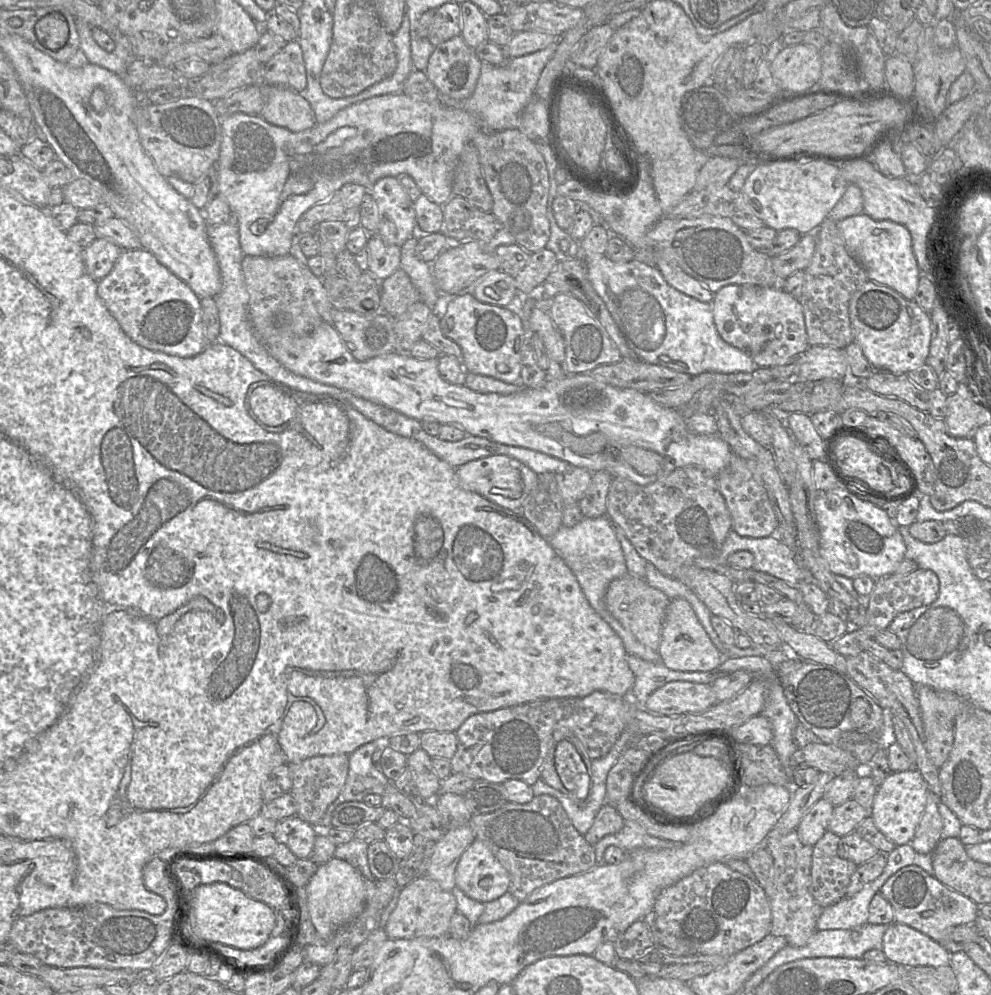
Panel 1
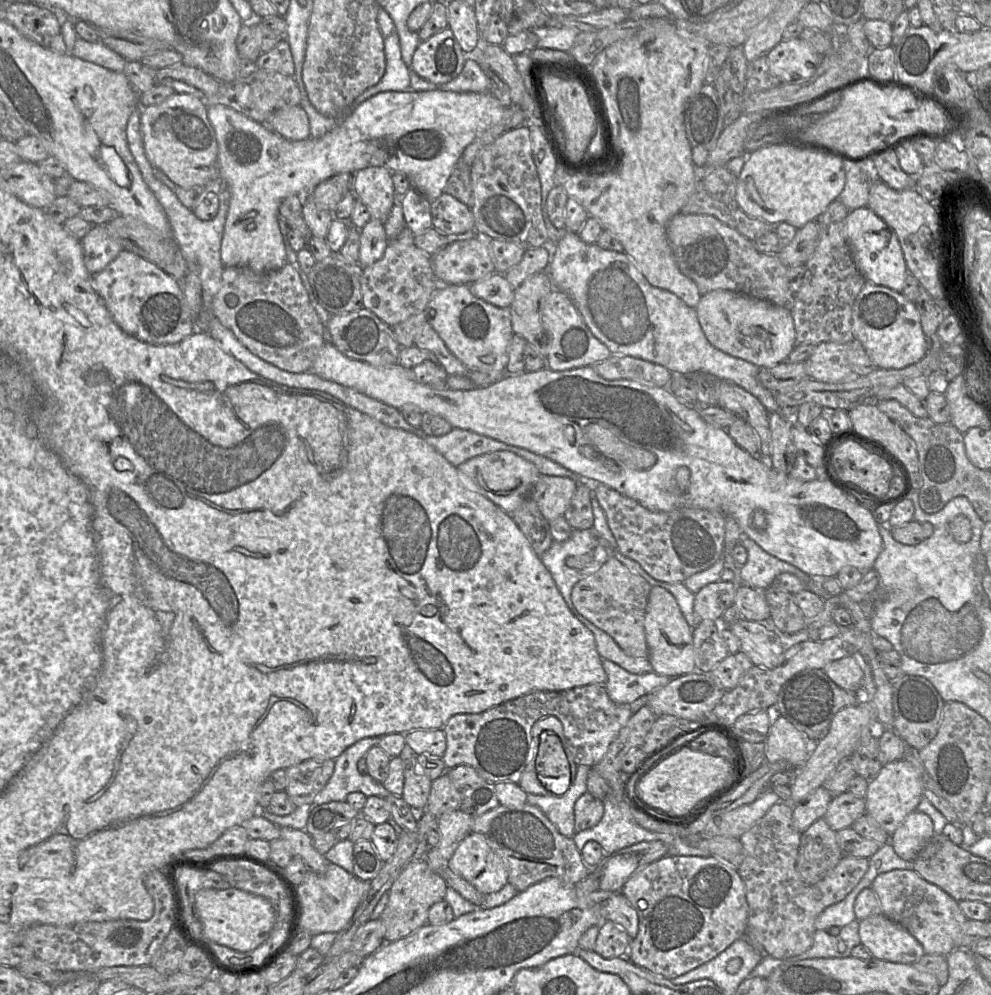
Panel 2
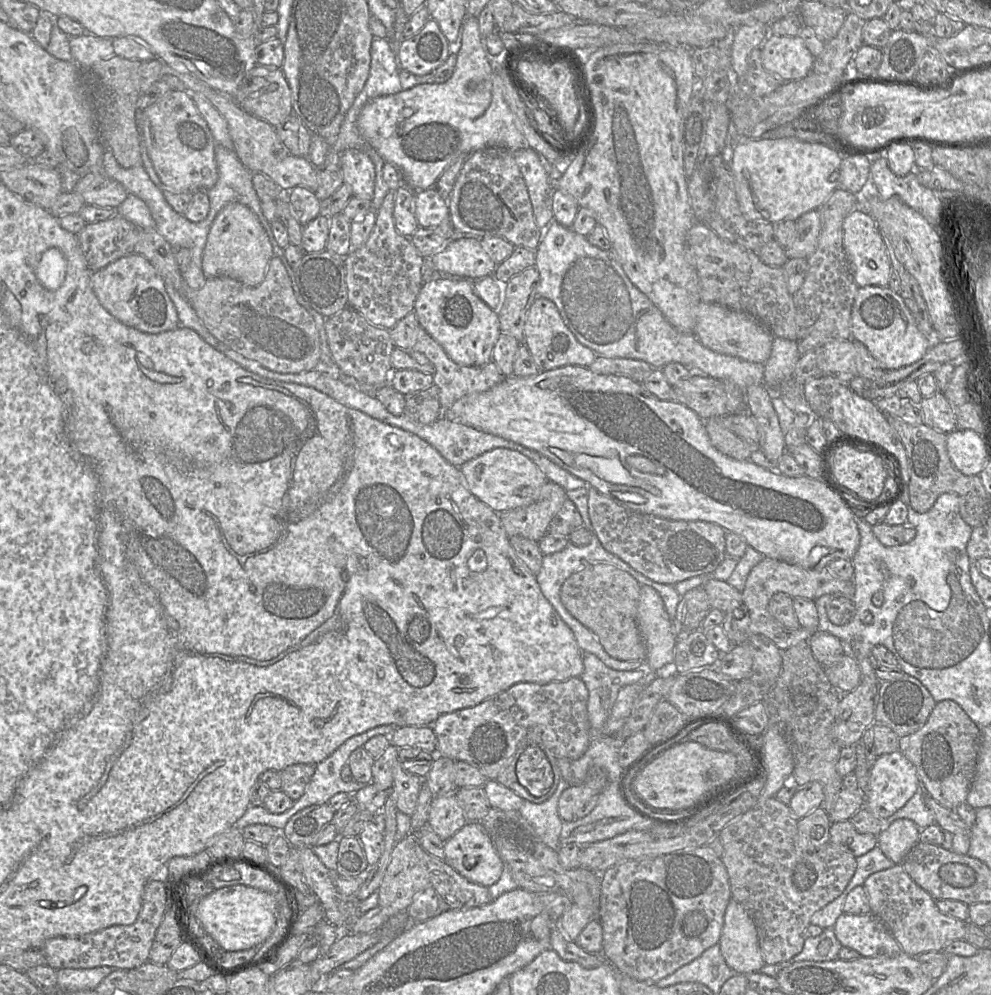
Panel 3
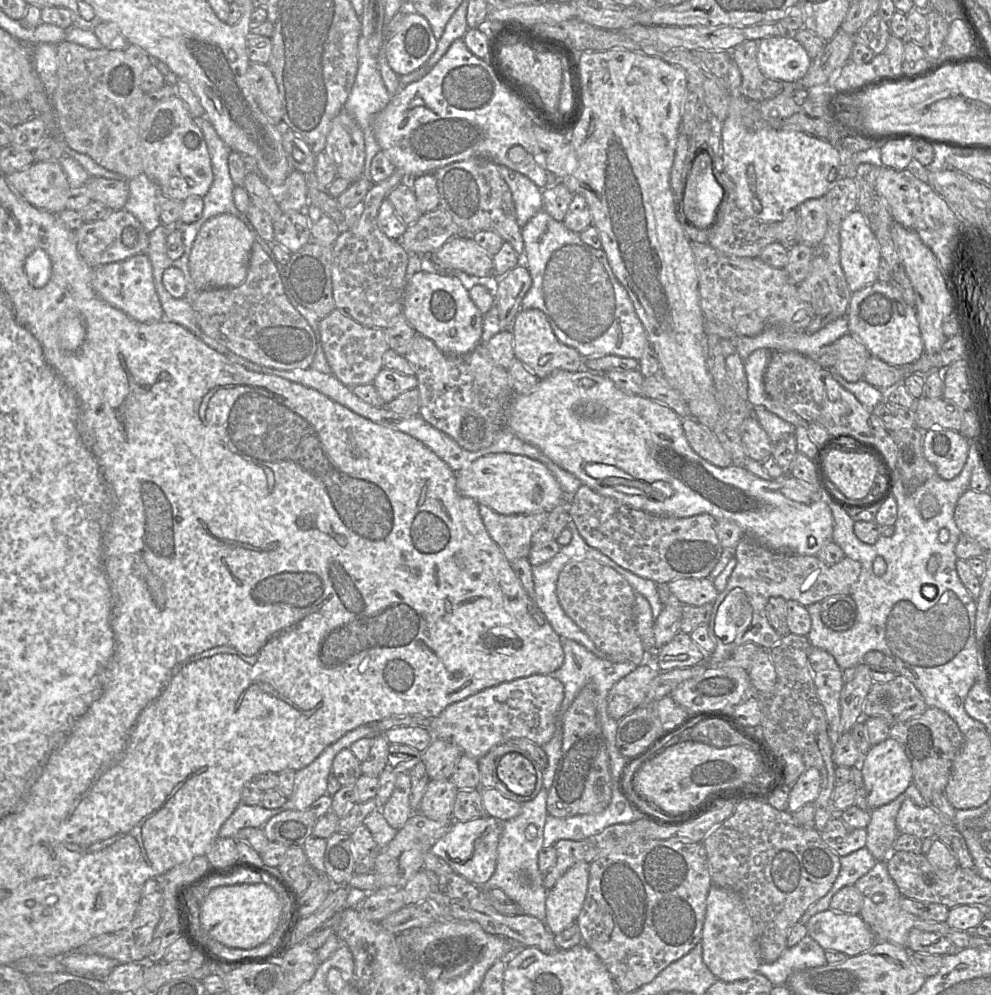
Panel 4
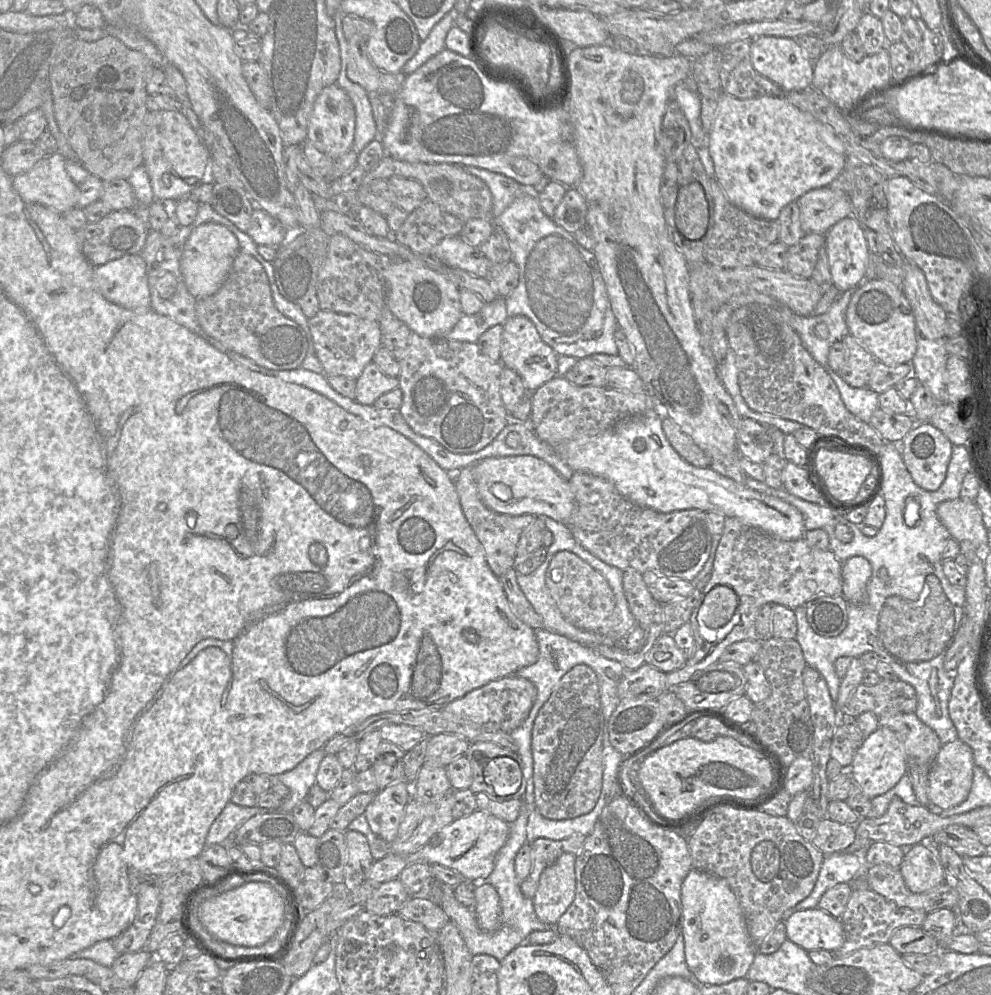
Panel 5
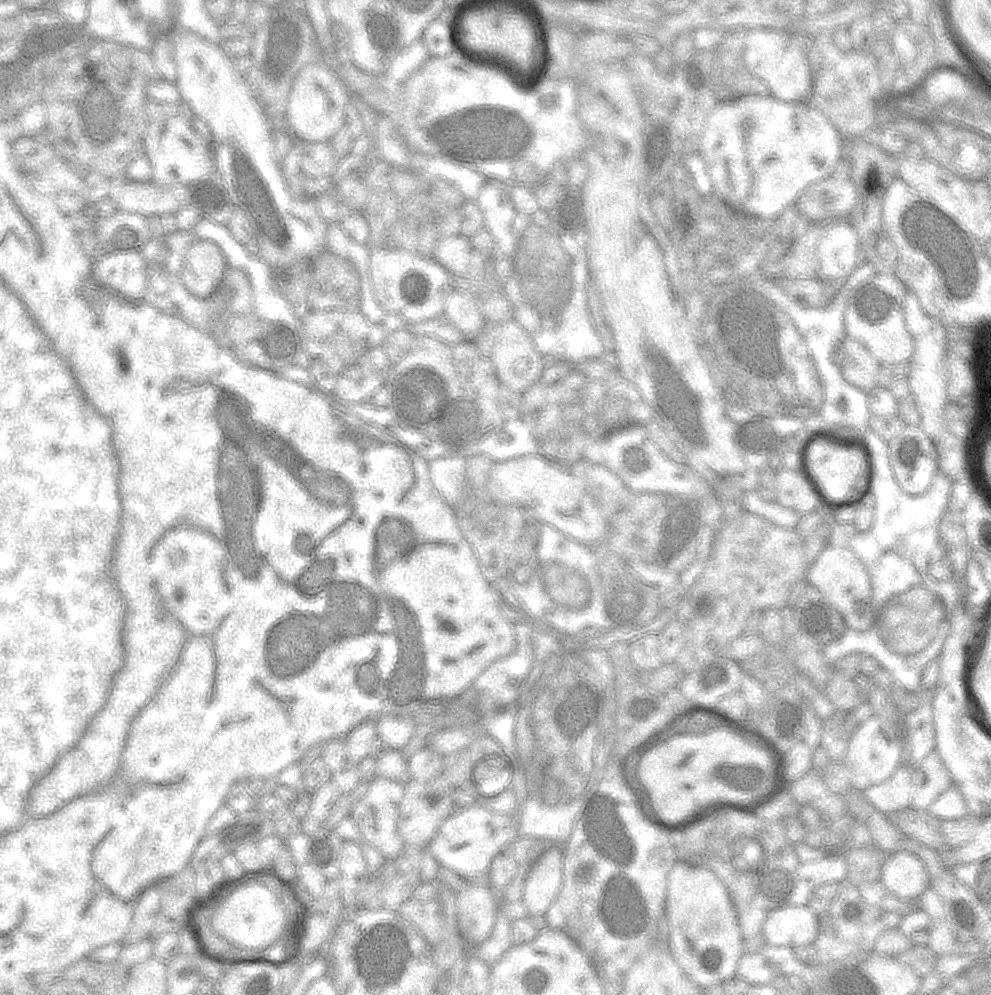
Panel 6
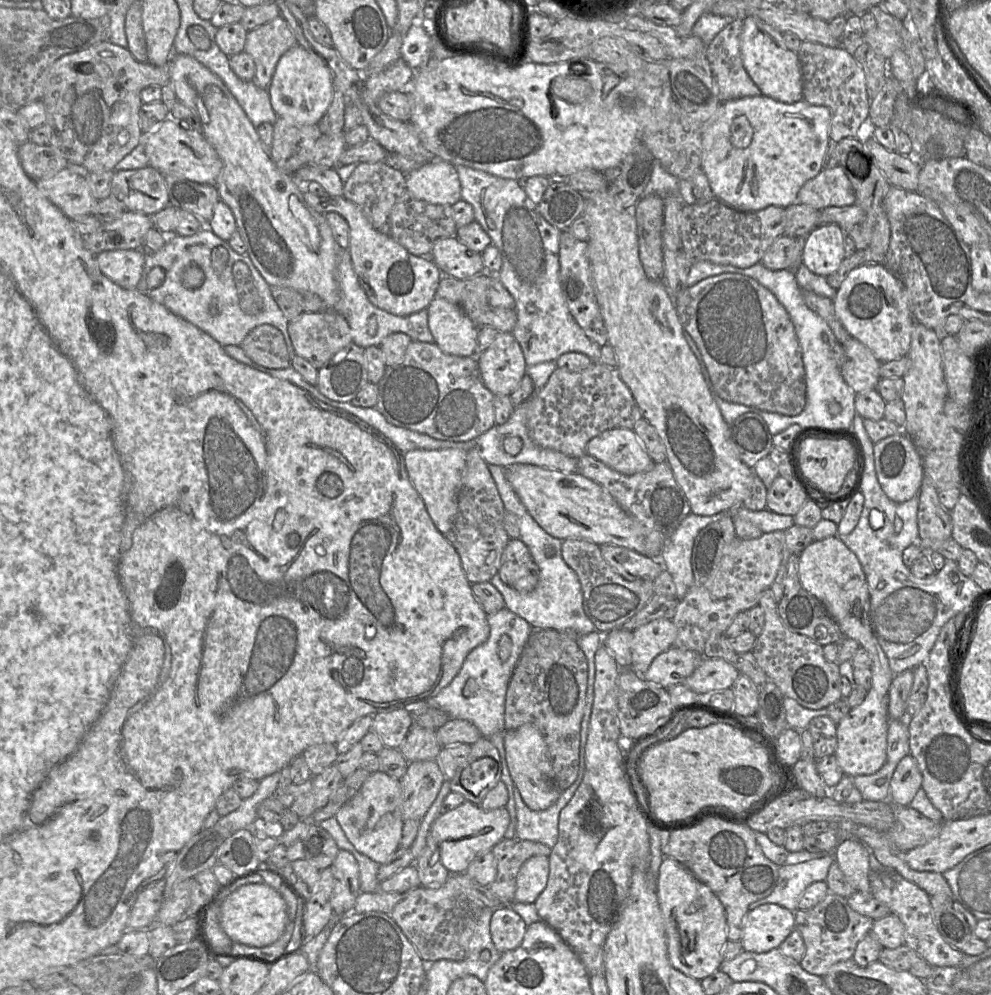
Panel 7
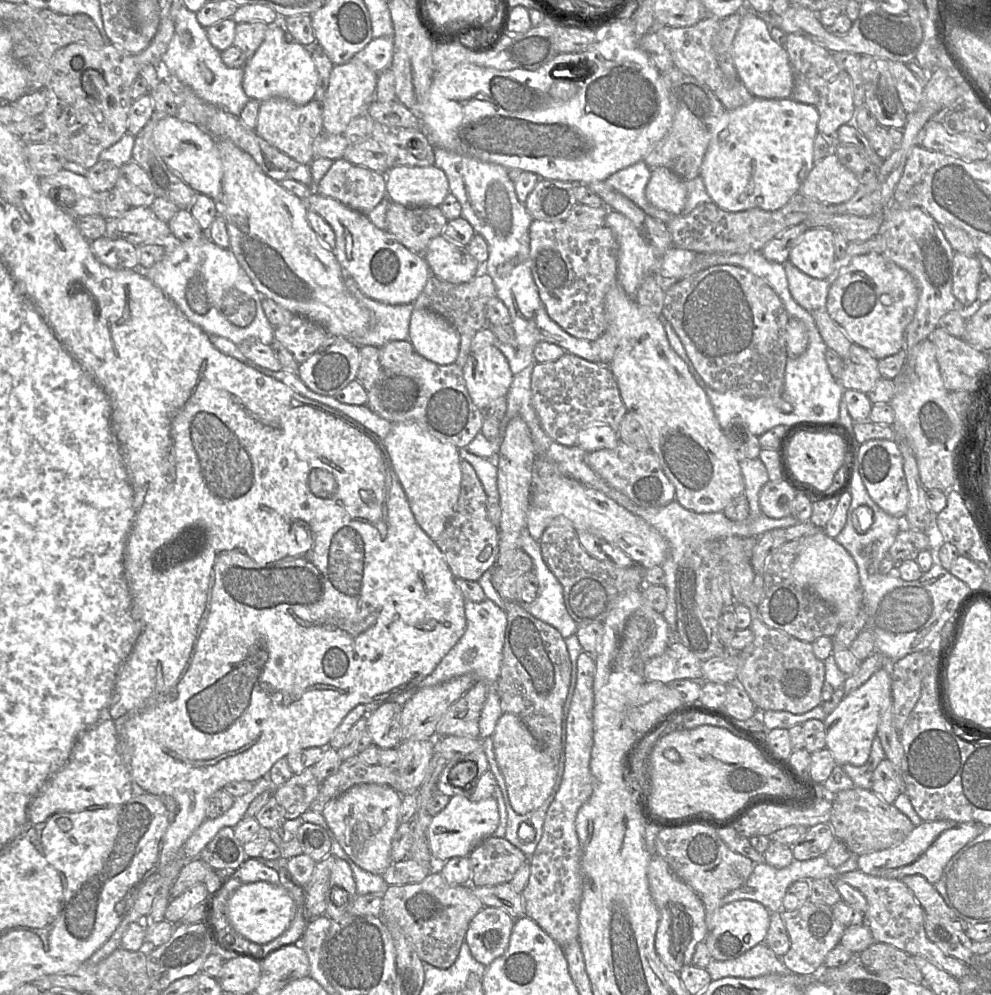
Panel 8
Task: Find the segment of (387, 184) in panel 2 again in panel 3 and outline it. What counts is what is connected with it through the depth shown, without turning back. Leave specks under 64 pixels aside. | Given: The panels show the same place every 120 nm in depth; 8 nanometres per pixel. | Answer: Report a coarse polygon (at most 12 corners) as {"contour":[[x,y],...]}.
{"contour":[[363,151],[339,154],[344,183],[372,201],[375,166]]}

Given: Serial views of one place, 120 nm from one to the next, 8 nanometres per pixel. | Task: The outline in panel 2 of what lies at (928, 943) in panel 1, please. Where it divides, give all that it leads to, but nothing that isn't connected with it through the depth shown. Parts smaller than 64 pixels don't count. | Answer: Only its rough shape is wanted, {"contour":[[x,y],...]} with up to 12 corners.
{"contour":[[882,914],[859,921],[876,960],[912,965],[925,955]]}

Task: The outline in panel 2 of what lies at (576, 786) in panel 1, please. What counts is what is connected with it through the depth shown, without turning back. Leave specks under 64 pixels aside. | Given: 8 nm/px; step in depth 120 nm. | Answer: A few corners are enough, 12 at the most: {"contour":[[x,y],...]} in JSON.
{"contour":[[544,730],[537,777],[562,796],[572,773],[559,736]]}

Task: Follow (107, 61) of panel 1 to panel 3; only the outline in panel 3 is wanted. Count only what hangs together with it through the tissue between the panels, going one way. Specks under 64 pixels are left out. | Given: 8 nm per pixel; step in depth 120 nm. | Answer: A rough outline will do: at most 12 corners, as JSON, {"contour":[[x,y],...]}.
{"contour":[[70,37],[73,61],[91,66],[115,55],[112,39]]}

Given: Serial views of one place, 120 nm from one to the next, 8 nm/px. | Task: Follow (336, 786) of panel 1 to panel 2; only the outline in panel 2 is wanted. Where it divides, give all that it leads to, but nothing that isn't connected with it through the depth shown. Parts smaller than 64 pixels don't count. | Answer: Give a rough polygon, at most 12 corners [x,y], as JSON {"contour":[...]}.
{"contour":[[335,759],[286,768],[285,792],[297,807],[312,803],[331,778]]}

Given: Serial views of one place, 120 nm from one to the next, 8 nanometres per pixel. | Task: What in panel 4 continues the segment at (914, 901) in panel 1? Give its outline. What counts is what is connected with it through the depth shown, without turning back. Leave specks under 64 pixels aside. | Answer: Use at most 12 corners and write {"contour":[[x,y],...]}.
{"contour":[[880,861],[855,884],[860,917],[877,941],[907,946],[912,929],[966,949],[973,931],[922,920]]}

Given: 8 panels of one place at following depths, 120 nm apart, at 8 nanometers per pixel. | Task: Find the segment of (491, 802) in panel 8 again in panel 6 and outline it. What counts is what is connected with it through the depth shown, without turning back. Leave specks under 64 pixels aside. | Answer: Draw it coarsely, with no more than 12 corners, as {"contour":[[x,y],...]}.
{"contour":[[474,804],[428,848],[440,866],[486,877],[516,838],[512,816]]}

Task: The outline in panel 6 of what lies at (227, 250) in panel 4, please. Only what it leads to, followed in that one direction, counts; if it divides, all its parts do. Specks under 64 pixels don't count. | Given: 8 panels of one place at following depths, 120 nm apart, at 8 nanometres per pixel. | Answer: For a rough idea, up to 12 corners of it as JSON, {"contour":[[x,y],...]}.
{"contour":[[199,240],[181,282],[194,297],[217,290],[226,267],[219,247]]}

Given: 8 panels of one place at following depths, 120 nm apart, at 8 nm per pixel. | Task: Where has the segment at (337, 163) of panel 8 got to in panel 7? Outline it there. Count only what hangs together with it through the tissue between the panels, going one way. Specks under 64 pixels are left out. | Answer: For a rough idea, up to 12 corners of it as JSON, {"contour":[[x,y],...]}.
{"contour":[[386,162],[359,163],[342,197],[376,230],[406,191],[406,174]]}

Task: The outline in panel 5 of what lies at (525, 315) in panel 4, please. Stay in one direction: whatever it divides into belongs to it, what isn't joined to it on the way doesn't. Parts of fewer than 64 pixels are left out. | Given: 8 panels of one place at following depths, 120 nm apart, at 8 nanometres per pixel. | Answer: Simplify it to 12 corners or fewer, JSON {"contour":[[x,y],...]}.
{"contour":[[530,319],[502,326],[500,362],[532,392],[556,377],[559,355]]}

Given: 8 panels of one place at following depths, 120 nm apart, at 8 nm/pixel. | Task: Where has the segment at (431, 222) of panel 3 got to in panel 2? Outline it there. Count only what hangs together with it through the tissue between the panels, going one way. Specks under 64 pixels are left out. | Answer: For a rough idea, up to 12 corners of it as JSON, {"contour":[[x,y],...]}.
{"contour":[[445,192],[431,201],[432,227],[475,231],[470,208]]}

